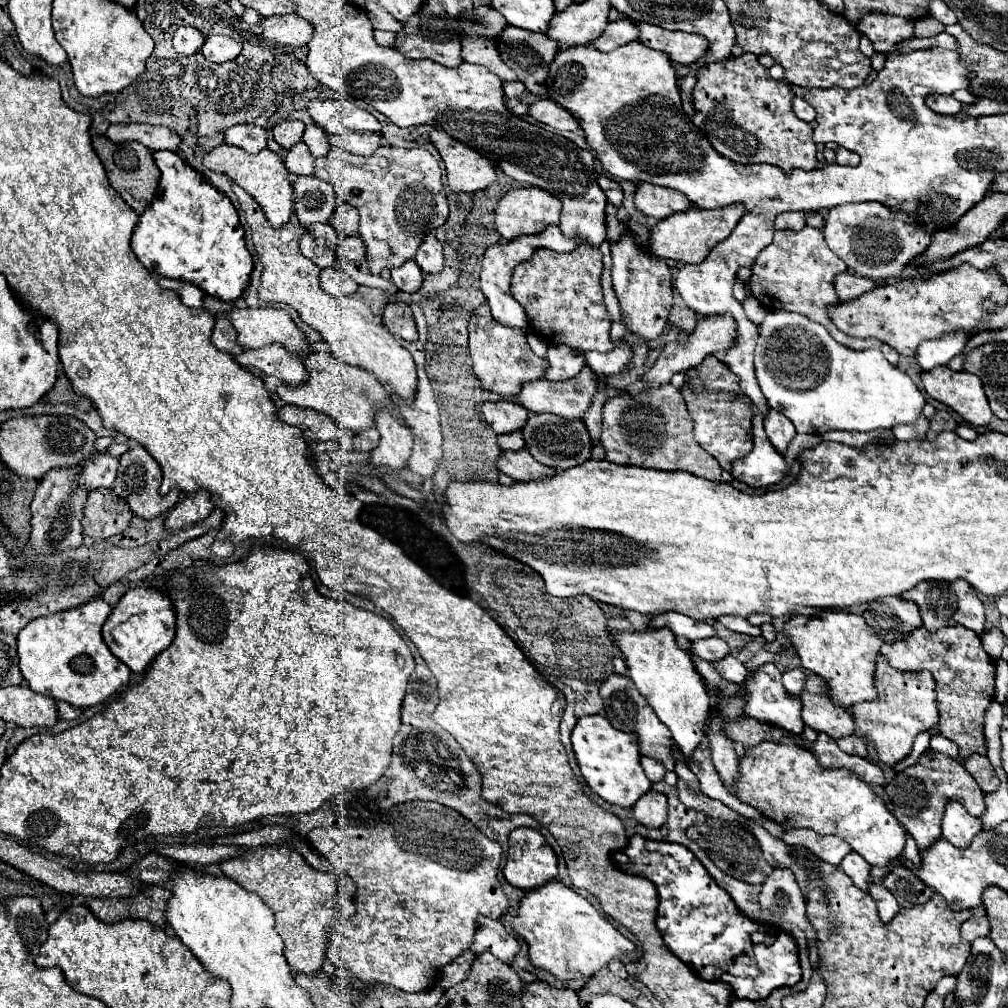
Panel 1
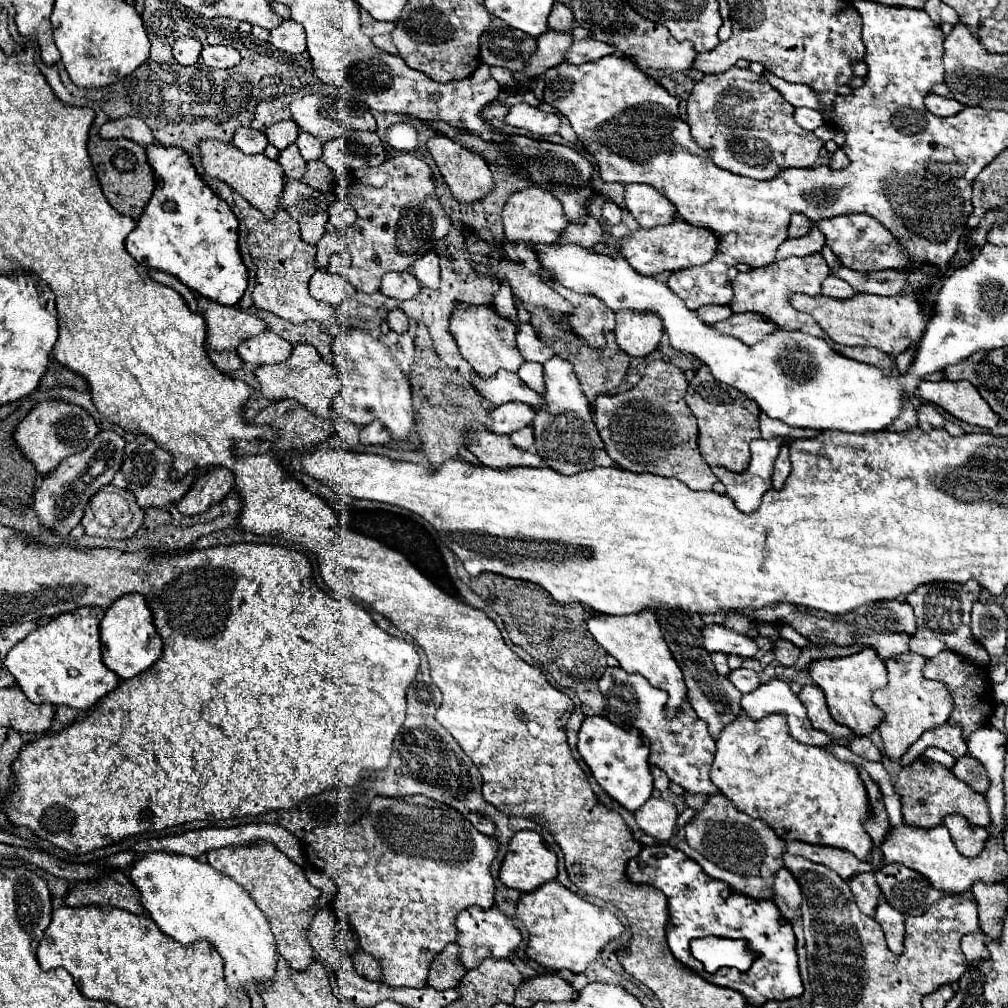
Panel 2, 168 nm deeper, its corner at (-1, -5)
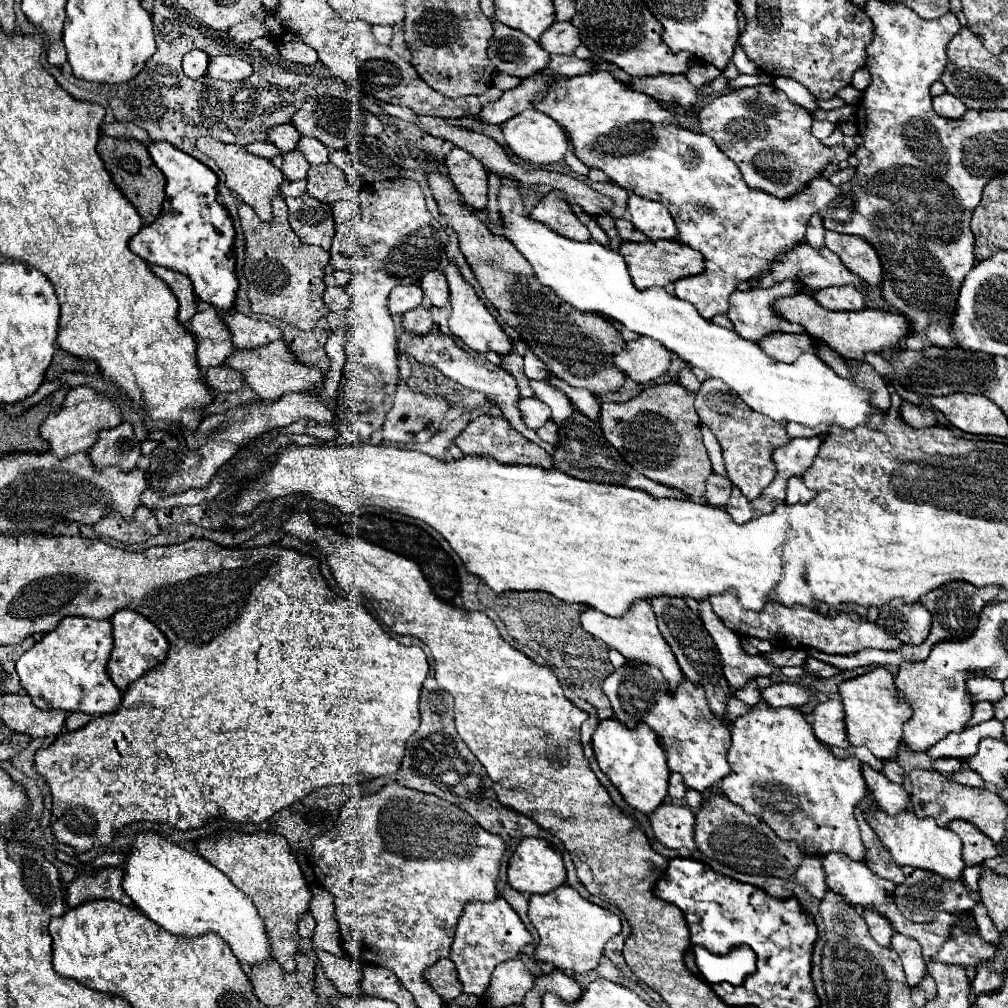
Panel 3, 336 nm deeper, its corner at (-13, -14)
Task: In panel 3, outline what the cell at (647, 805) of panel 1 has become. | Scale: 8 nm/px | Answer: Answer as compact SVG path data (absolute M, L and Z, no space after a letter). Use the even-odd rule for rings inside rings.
M660 804L648 818L656 840L662 842L666 848L696 850L694 814L688 806Z

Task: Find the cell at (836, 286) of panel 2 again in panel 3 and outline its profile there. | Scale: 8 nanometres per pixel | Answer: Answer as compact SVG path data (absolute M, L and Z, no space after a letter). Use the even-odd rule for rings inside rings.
M830 286L822 288L816 294L812 294L818 304L822 304L826 310L862 310L864 298L858 288L854 286Z

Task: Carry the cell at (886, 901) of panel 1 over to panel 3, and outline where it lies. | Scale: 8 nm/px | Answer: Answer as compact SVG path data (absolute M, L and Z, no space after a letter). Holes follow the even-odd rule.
M894 934L892 936L892 948L898 952L904 972L906 972L906 980L910 986L918 984L922 980L922 976L926 974L926 966L924 966L924 958L920 952L920 944L908 936L902 934Z

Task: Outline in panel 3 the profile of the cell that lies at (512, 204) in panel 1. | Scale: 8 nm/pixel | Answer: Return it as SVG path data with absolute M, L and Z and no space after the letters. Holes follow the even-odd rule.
M548 194L546 198L542 198L532 208L530 218L538 220L540 224L546 224L548 228L556 228L556 232L560 236L566 236L568 240L578 240L578 242L590 240L588 228L578 220L570 204L554 194Z

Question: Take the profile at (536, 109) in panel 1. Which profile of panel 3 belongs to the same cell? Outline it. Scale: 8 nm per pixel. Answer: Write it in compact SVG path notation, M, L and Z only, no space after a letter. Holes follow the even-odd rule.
M530 108L530 110L524 110L520 112L518 116L510 118L508 122L502 124L502 130L504 130L504 138L506 138L506 144L508 148L520 156L522 160L528 160L536 166L544 166L544 164L552 164L552 162L558 162L564 158L566 150L570 148L568 144L568 138L566 138L566 132L562 126L558 126L552 118L548 118L546 114L538 112L536 108Z

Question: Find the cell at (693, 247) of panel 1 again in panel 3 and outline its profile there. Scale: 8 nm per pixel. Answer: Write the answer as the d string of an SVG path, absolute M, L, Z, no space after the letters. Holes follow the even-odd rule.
M660 240L660 242L622 242L620 252L628 264L630 276L638 290L650 286L666 286L686 276L696 276L704 272L702 252L690 248L688 244L678 244L678 240Z

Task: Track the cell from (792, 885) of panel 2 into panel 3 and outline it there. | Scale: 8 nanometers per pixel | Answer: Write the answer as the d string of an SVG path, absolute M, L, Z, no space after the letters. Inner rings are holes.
M806 856L804 862L800 864L798 872L794 874L794 878L796 878L798 884L802 884L816 900L822 900L822 896L824 896L824 892L826 892L826 882L824 882L824 870L822 870L818 858Z

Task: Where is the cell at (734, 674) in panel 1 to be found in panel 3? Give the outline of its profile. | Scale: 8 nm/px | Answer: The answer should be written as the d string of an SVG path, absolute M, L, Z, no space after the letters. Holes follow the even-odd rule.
M772 684L768 688L764 688L760 692L760 698L768 704L768 706L802 706L808 702L808 694L802 686L798 684Z

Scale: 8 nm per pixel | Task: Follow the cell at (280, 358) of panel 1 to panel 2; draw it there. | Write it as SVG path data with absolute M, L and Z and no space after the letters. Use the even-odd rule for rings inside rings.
M266 329L260 335L254 335L246 341L242 341L236 349L236 353L242 357L246 365L258 367L262 363L280 363L282 359L288 359L292 345L276 335L274 331Z

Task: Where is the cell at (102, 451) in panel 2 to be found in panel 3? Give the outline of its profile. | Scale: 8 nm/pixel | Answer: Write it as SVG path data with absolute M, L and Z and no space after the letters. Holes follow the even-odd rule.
M122 422L112 430L102 430L100 440L90 448L90 458L96 472L106 466L118 466L130 472L140 458L140 442L136 440L132 426Z

